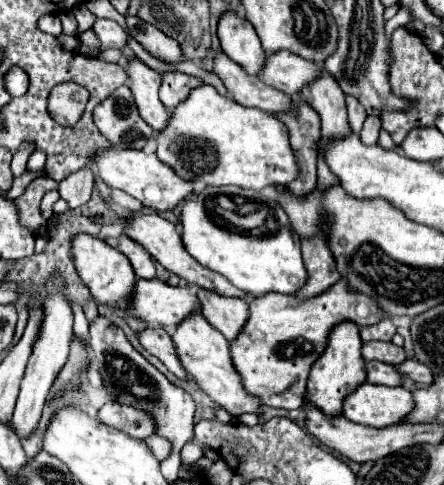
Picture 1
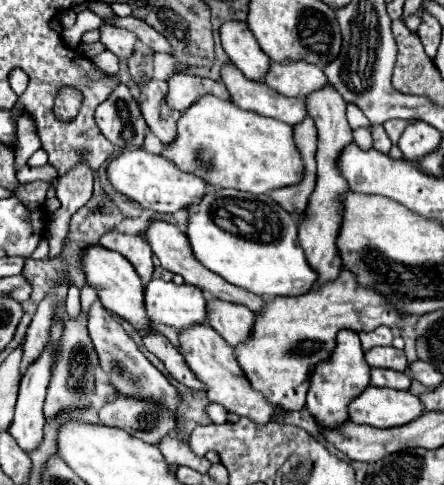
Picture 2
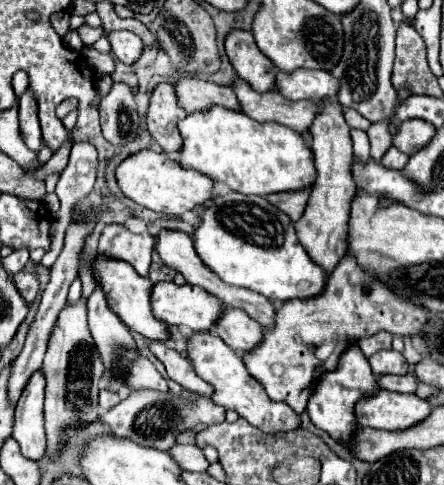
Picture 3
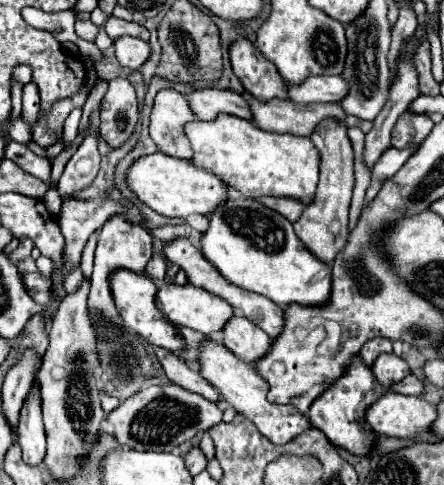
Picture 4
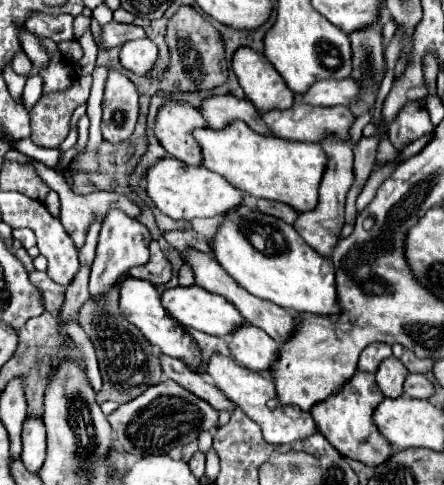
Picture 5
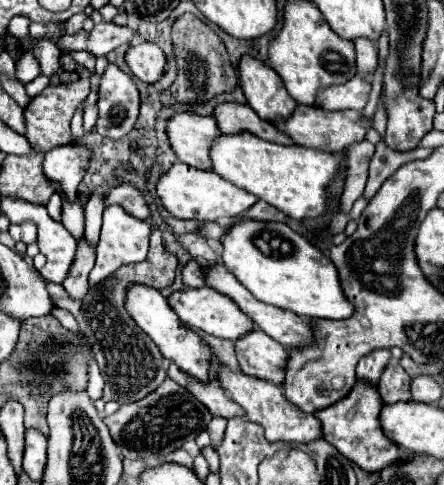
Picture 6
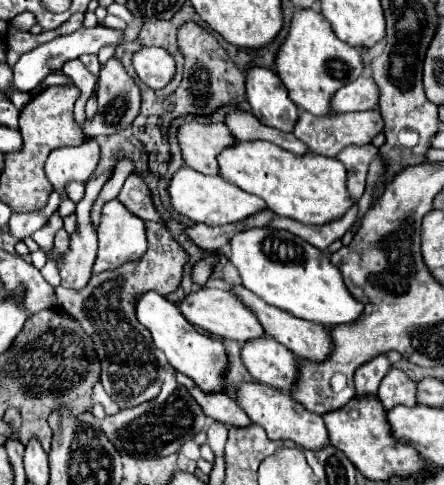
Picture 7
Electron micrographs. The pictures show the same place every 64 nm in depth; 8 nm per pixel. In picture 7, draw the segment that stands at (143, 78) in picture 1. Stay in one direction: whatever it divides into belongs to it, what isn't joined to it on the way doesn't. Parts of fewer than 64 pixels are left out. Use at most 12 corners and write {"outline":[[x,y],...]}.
{"outline":[[184,122],[178,146],[186,166],[218,174],[216,154],[234,144],[222,122]]}

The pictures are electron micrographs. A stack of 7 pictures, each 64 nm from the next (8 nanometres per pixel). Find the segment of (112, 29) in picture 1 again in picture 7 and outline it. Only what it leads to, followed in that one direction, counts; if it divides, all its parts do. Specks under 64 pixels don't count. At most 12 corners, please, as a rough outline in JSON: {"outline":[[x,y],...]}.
{"outline":[[158,46],[132,56],[140,80],[164,88],[174,76],[174,58]]}

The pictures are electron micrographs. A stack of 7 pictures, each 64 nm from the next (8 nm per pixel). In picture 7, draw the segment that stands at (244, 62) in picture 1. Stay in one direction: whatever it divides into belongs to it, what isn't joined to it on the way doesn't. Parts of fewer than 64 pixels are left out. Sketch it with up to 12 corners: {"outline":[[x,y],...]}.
{"outline":[[246,70],[252,114],[290,132],[298,108],[276,72]]}

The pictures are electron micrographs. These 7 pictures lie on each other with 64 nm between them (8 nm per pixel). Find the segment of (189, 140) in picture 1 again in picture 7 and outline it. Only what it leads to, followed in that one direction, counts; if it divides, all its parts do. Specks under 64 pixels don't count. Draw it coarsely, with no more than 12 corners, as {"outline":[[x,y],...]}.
{"outline":[[254,140],[224,148],[224,180],[278,216],[326,224],[354,204],[336,158]]}

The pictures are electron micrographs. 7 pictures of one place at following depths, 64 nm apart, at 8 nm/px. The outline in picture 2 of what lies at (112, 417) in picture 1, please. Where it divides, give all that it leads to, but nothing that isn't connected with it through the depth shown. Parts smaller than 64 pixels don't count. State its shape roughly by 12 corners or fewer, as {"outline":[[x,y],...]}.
{"outline":[[118,396],[104,426],[156,444],[176,426],[160,404]]}

